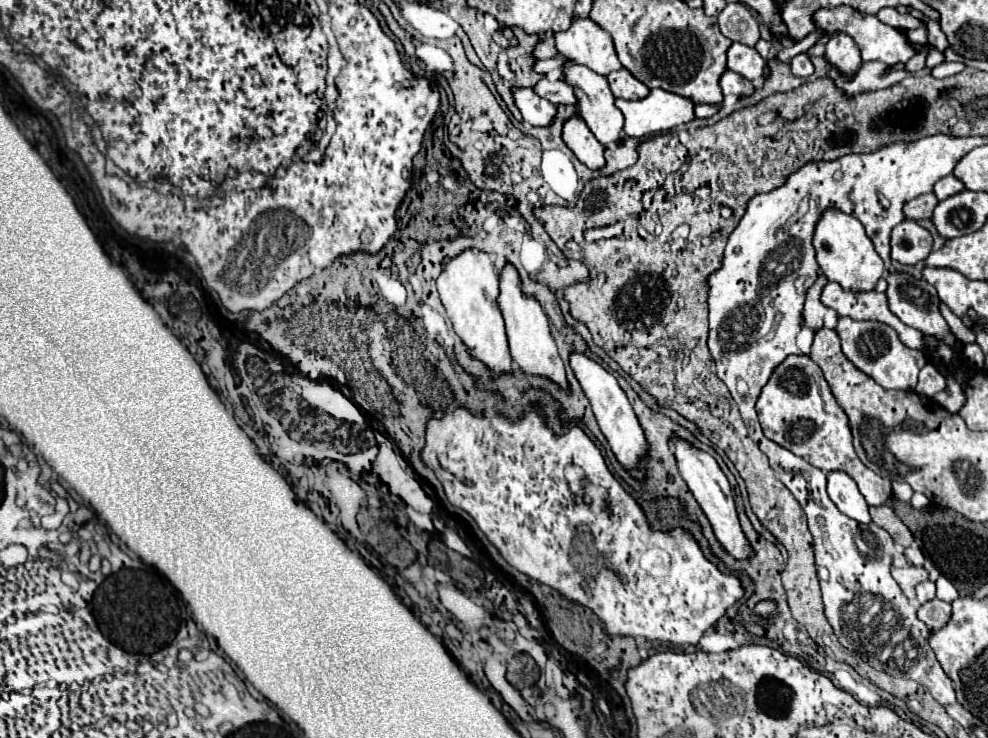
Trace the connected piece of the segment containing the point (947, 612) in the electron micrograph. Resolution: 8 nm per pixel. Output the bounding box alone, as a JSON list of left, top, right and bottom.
[918,600,952,630]

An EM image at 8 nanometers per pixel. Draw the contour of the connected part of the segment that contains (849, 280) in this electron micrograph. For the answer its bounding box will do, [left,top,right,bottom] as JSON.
[814,212,884,292]

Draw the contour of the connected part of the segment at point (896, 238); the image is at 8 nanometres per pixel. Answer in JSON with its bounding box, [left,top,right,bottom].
[892,220,932,264]

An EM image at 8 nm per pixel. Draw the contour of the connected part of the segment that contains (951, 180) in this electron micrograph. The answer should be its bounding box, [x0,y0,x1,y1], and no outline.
[934,174,966,200]

